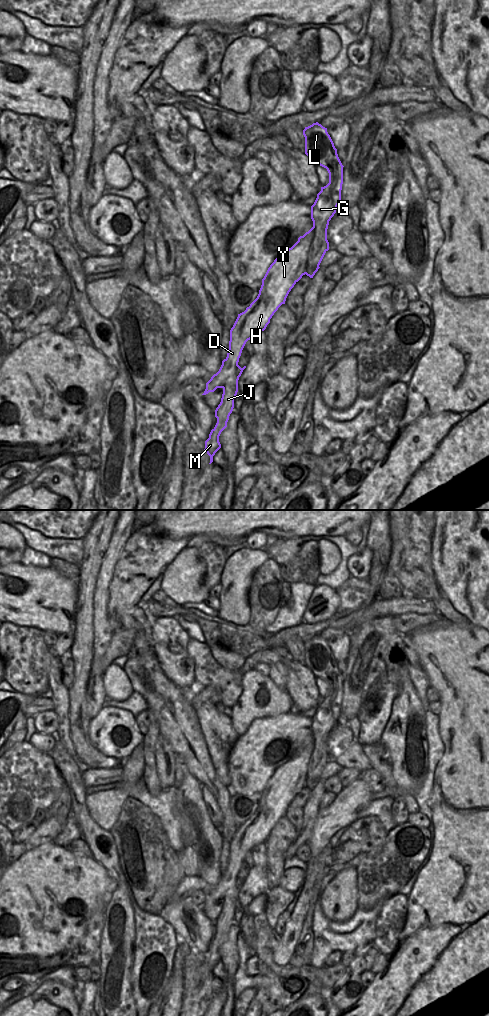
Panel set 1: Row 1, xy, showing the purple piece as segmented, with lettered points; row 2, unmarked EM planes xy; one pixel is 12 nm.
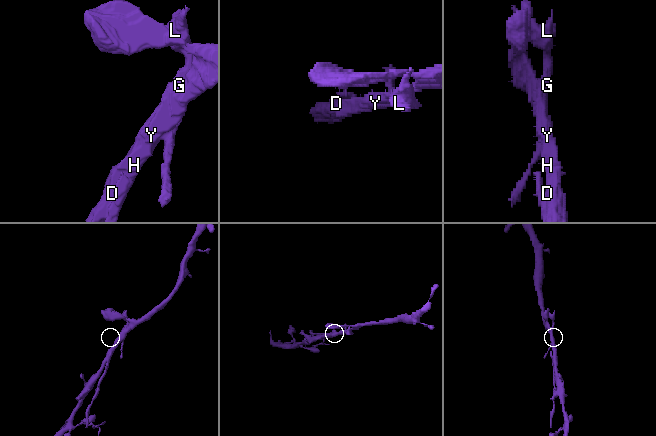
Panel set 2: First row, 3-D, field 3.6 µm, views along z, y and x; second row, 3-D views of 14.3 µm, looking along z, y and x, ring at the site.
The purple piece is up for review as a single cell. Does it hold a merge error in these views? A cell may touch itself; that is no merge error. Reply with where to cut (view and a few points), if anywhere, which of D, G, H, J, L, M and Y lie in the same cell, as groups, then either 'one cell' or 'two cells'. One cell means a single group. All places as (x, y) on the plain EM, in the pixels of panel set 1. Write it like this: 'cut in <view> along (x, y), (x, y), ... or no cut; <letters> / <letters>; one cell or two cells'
cut in xy along (237, 876), (237, 888), (230, 890), (223, 900); D G H L Y / J M; two cells

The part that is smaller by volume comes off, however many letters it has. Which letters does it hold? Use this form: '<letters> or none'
J, M

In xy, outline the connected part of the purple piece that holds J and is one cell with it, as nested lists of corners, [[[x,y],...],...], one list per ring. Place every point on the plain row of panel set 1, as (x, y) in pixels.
[[[237,877],[237,890],[229,891],[228,895],[225,896],[225,899],[223,900],[221,914],[215,922],[217,935],[215,939],[211,942],[209,950],[205,953],[204,962],[210,968],[209,976],[213,974],[213,968],[221,960],[219,948],[221,944],[227,939],[229,928],[234,920],[234,911],[238,904],[238,892],[245,880],[246,878],[241,880],[239,877]]]

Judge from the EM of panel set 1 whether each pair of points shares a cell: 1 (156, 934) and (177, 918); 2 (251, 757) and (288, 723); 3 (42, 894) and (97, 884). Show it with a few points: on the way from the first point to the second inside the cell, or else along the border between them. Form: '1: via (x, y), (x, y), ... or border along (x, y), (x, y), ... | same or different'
1: border along (159, 915), (172, 926), (180, 937) | different
2: via (260, 748), (279, 732) | same
3: via (52, 886), (82, 884) | same

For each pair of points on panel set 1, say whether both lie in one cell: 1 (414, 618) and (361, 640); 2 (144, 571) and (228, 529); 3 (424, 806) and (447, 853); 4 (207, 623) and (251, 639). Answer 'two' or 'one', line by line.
1: two
2: two
3: two
4: one

